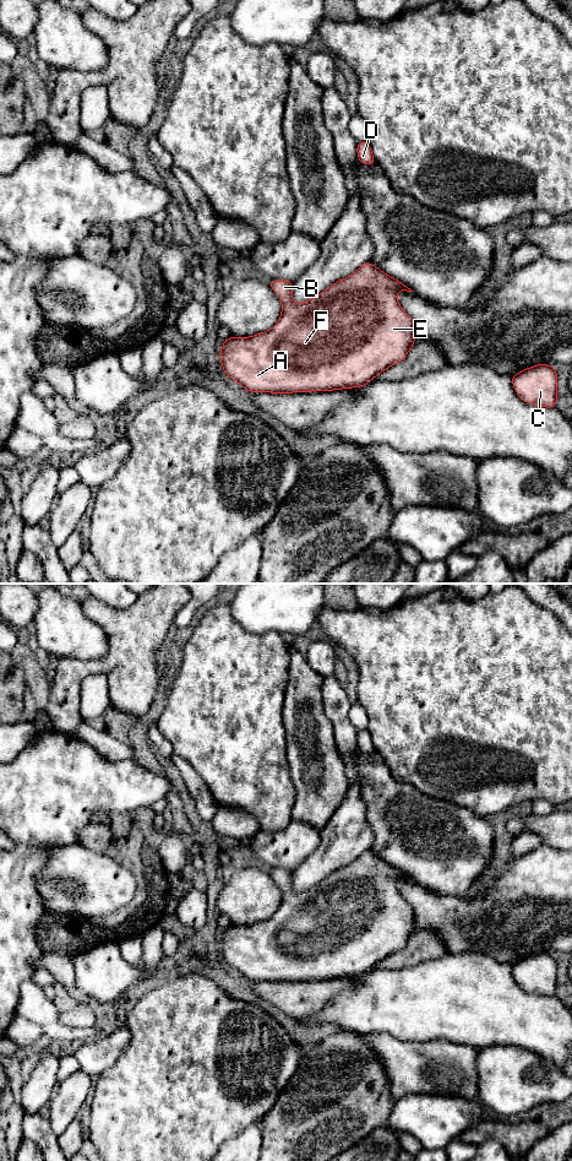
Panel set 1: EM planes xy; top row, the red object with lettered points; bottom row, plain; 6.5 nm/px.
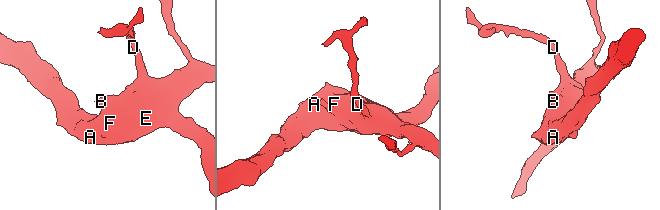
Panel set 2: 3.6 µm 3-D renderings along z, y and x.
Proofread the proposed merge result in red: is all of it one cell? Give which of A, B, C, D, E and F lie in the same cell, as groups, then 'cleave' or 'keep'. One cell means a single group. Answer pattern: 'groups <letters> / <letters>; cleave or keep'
groups A B C D E F; keep

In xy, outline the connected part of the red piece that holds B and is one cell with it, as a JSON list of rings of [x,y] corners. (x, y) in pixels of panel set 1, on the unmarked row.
[[[371,850],[305,891],[293,890],[294,872],[285,868],[269,869],[272,879],[280,885],[282,891],[282,902],[272,917],[250,926],[230,924],[223,931],[218,944],[225,964],[249,981],[293,982],[363,976],[387,956],[404,949],[415,933],[414,908],[396,886],[401,879],[413,879],[382,861]]]

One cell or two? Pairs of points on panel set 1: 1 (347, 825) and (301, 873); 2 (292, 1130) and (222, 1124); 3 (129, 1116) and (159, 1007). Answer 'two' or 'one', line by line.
1: one
2: two
3: one

